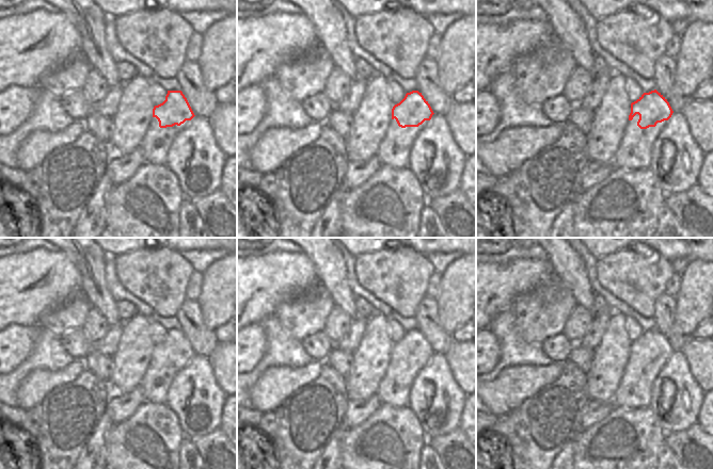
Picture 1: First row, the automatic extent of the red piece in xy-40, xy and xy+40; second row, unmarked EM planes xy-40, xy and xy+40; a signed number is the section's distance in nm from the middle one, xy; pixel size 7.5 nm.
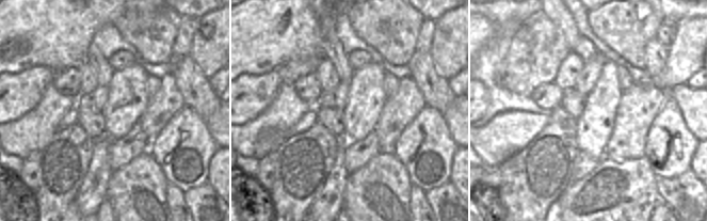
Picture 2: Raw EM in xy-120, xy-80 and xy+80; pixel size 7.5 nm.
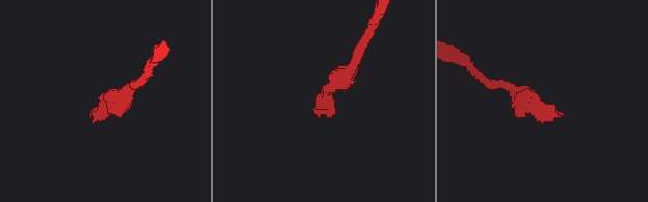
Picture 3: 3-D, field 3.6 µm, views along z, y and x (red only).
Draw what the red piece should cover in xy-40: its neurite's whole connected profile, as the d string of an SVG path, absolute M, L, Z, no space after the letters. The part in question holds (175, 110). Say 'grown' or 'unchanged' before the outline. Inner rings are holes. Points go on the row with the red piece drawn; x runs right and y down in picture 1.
unchanged | M168 91L165 100L153 109L153 117L158 119L160 128L180 126L194 116L181 91Z

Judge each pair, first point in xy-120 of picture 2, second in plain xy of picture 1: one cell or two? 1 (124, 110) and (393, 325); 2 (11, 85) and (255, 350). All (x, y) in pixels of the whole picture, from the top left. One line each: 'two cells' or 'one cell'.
1: two cells
2: one cell

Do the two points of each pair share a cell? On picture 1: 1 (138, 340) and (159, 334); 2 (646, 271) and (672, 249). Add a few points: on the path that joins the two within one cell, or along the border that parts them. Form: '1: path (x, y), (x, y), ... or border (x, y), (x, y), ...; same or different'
1: border (149, 321), (149, 338), (154, 344); different
2: border (655, 251), (670, 261); different

